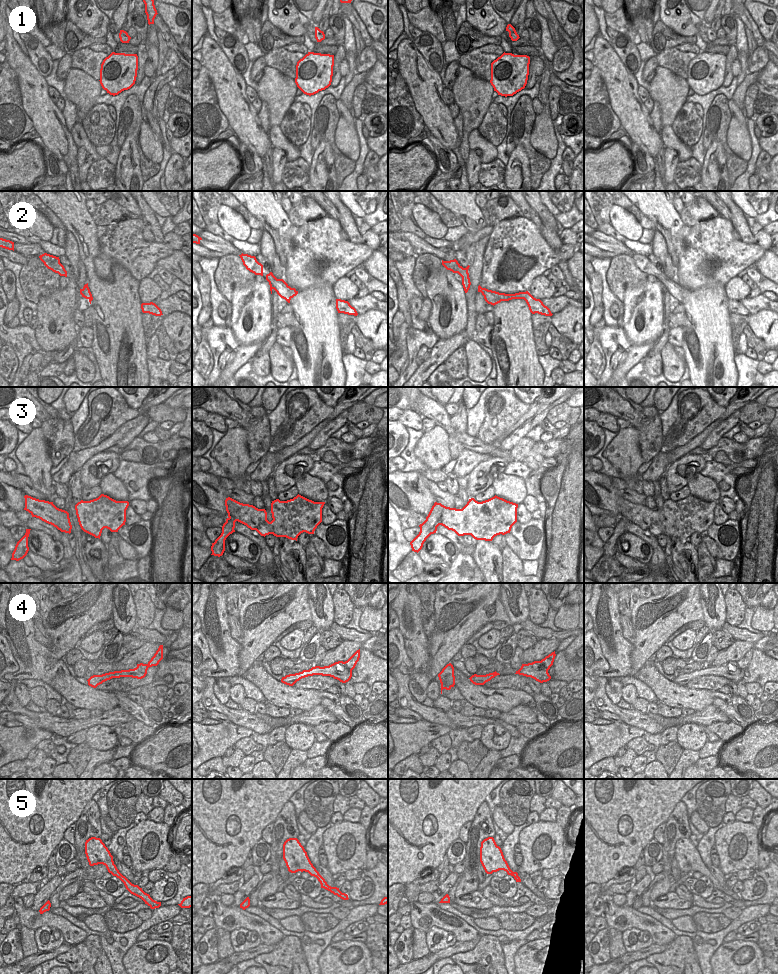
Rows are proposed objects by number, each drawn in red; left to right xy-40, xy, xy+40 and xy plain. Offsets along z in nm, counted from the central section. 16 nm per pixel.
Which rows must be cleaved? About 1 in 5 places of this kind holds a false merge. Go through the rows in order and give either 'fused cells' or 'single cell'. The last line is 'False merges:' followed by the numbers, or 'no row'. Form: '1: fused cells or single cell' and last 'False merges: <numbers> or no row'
1: single cell
2: single cell
3: fused cells
4: fused cells
5: single cell
False merges: 3, 4

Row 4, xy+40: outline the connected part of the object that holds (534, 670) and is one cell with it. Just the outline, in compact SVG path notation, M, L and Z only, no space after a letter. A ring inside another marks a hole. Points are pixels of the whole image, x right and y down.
M540 661L522 664L521 668L515 674L531 677L540 683L547 682L551 679L548 671L542 669Z

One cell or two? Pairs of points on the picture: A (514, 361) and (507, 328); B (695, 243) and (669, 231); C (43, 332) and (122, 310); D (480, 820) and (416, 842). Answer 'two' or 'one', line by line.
A: one
B: two
C: two
D: two

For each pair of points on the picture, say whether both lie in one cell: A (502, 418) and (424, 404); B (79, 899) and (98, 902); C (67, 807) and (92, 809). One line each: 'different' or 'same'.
A: different
B: same
C: different

